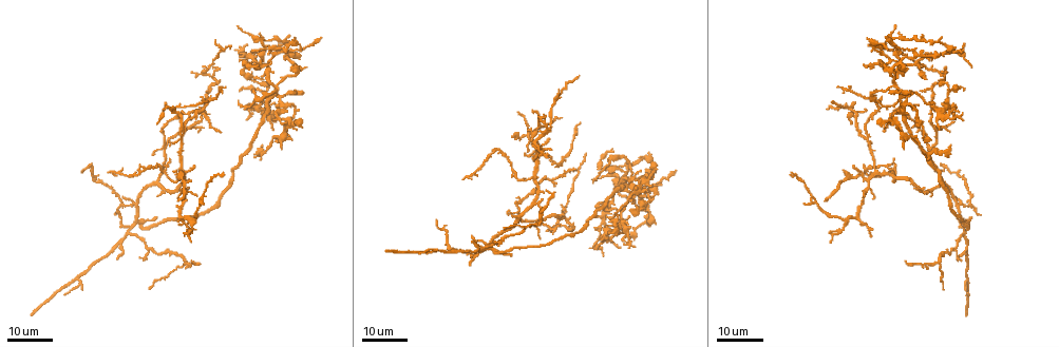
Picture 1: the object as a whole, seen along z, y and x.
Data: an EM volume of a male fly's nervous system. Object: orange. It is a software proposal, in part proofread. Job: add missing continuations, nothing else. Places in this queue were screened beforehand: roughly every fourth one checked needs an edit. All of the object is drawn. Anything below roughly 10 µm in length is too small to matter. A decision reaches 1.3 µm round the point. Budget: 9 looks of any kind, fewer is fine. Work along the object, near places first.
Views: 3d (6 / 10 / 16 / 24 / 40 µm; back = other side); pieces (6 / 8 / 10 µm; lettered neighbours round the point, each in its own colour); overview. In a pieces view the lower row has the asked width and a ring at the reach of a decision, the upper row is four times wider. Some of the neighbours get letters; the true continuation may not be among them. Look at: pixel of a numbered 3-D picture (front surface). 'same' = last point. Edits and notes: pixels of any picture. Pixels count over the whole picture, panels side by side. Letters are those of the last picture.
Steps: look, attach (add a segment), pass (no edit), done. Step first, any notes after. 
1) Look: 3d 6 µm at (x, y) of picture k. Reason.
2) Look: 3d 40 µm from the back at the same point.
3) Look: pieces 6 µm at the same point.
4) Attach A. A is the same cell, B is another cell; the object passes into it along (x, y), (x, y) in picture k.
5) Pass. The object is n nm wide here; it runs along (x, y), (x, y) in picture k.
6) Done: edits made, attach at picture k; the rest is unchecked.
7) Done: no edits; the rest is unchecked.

Look: 3d 16 µm at (968, 314) of picture 1. End of a long branch.

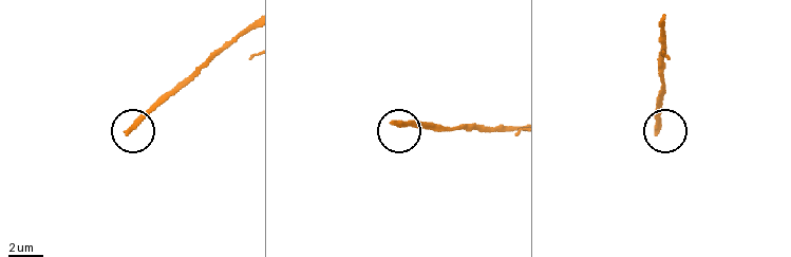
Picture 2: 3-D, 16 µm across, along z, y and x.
Look: pieces 8 µm at (127, 132) of picture 2.

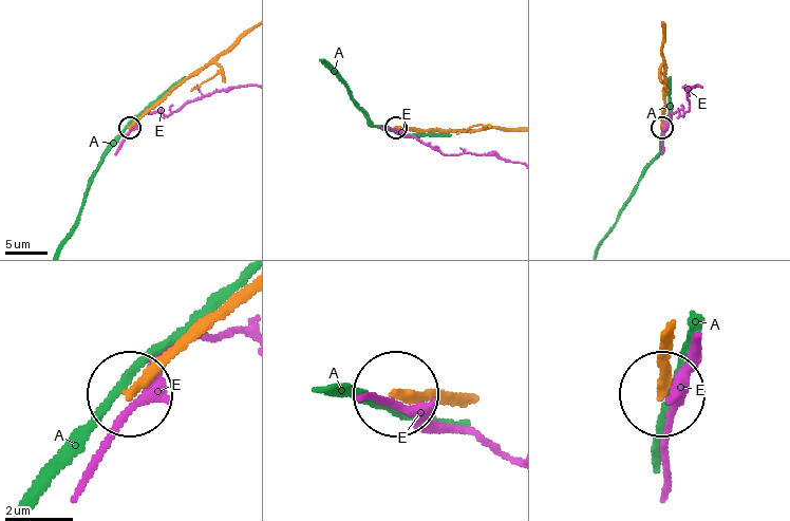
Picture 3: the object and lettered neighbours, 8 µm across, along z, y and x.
Pass. A and E are other cells; it runs along (511, 129), (397, 128) in picture 3; no lettered segment goes on from it.

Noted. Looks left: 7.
Look: 3d 24 µm at (435, 249) of picture 1. Free end.

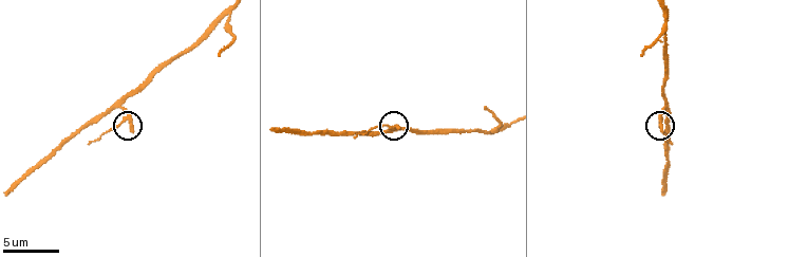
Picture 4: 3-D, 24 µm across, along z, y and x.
Look: pieces 10 µm at (130, 131) of picture 4.

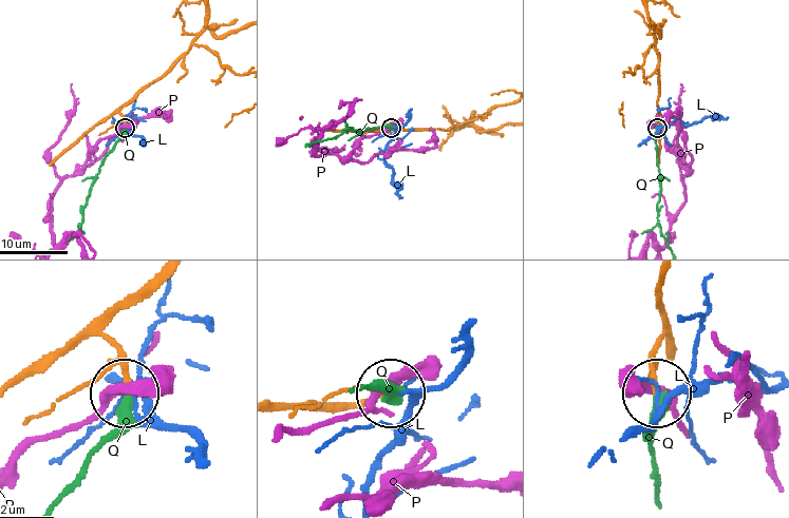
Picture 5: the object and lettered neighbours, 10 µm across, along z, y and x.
Attach Q. Q is the same cell, L and P are other cells; the object passes into it along (107, 325), (130, 411), (55, 506) in picture 5; the neuron continues.

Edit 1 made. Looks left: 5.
Look: overview.

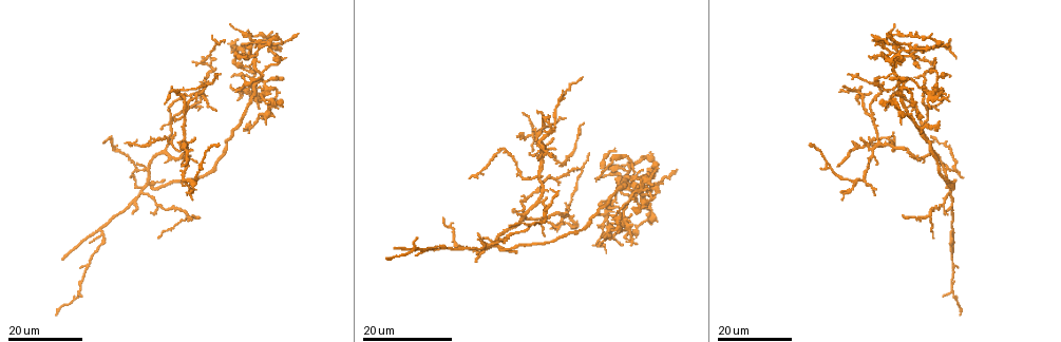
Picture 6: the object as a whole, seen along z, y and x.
Look: 3d 16 µm at (182, 167) of picture 6. Free end.

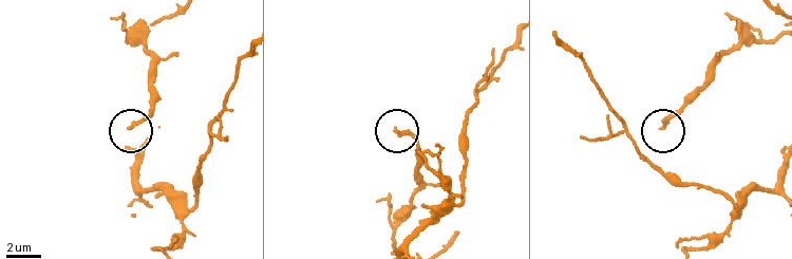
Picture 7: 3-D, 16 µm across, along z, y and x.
Look: pieces 6 µm at (661, 127) of picture 7. What lies round it.

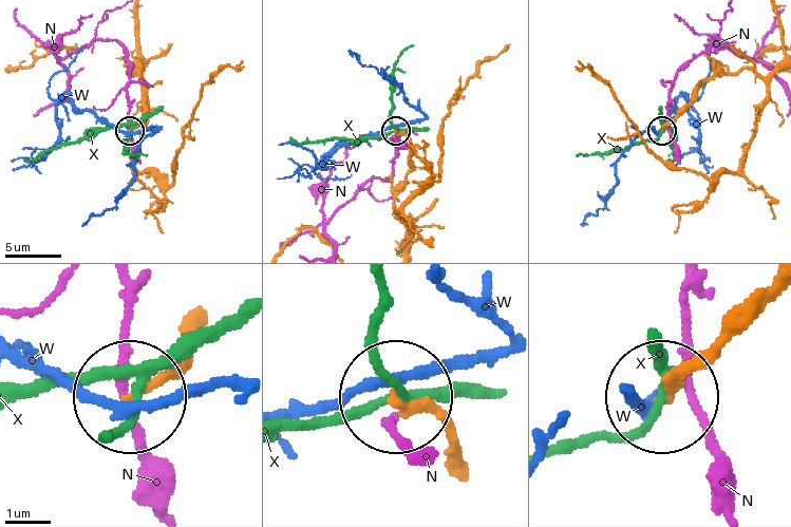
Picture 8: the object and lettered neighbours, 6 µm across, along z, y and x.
Pass. N, W and X are other cells; it runs along (447, 455), (435, 420), (405, 401) in picture 8; no lettered segment goes on from it.

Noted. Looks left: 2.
Look: 3d 16 µm at (510, 255) of picture 1. Free end.

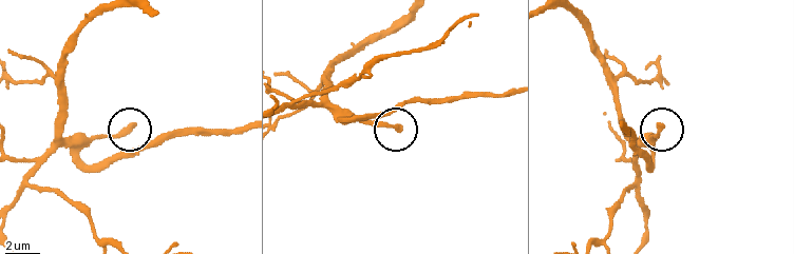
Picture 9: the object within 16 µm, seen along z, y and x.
Look: pieces 6 µm at (396, 129) of picture 9.

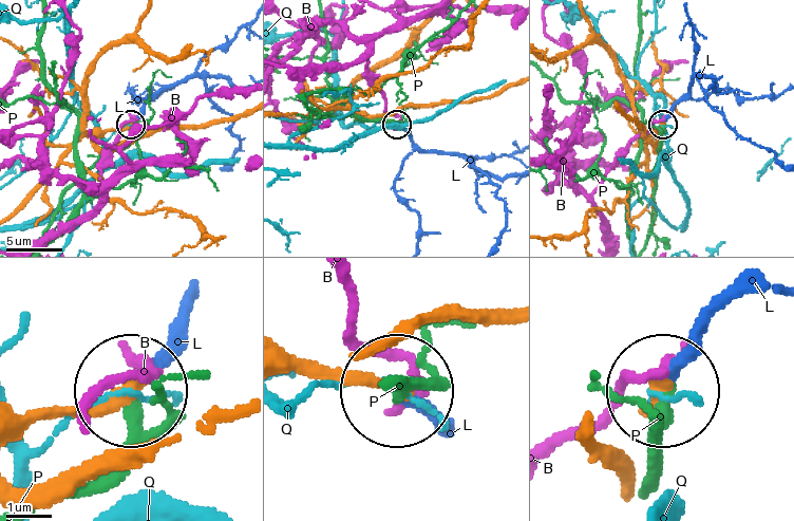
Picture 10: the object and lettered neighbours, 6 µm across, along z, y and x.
Attach L. L is the same cell, B, P and Q are other cells; the object passes into it along (22, 432), (52, 413), (120, 402), (188, 311) in picture 10; it goes on there.

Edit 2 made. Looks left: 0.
Done: edits made, attach at picture 5, attach at picture 10; the rest is unchecked.

